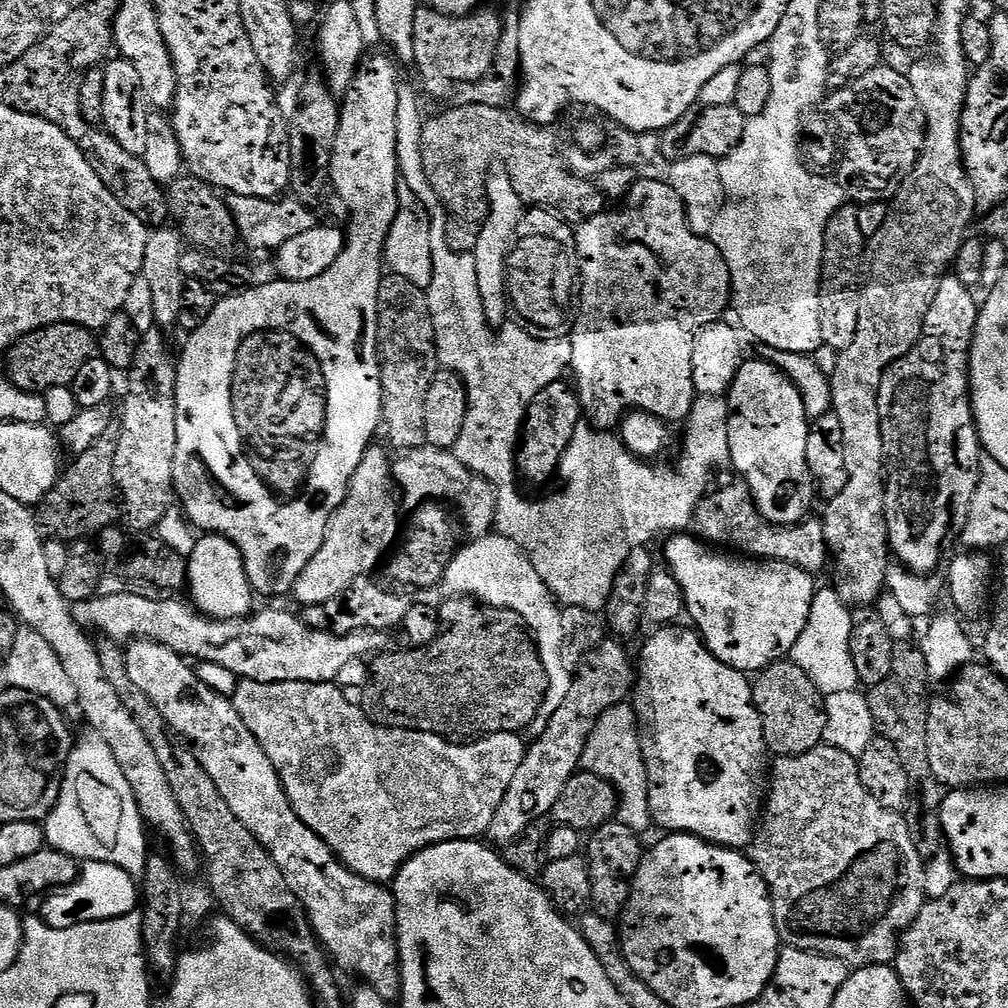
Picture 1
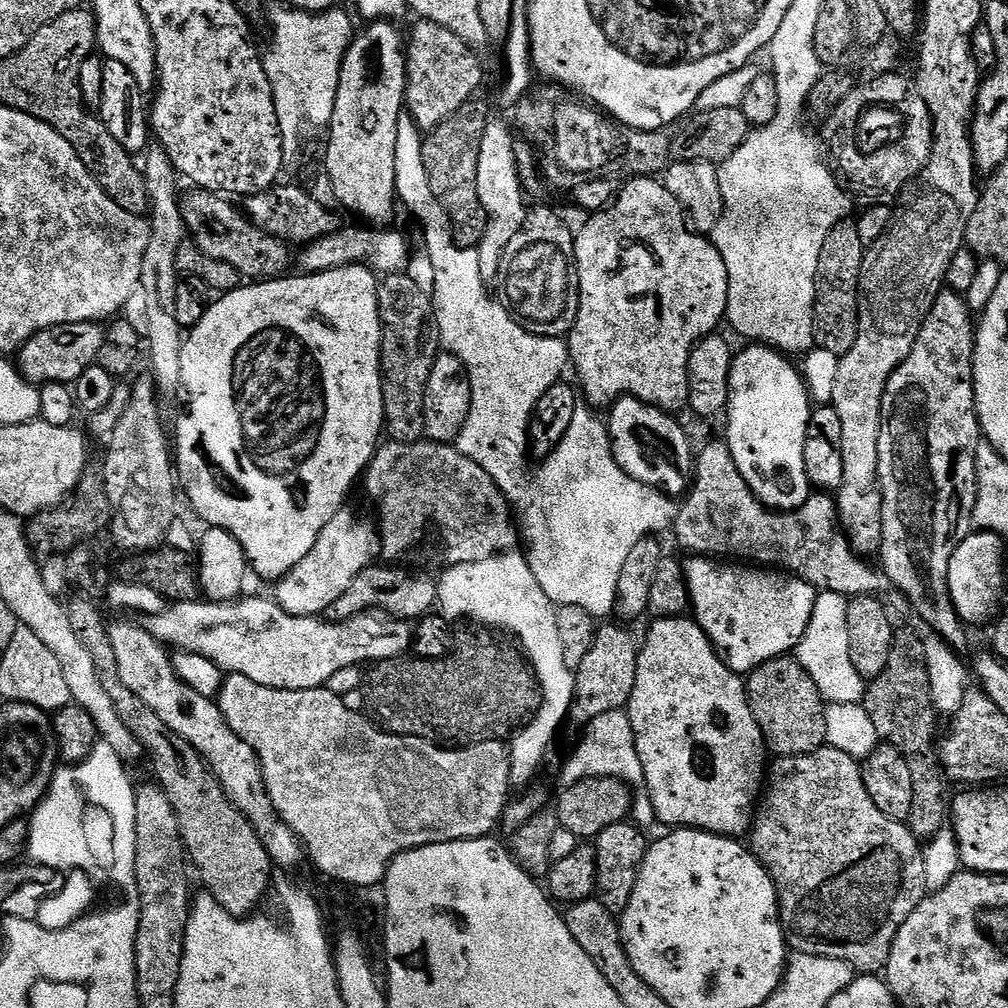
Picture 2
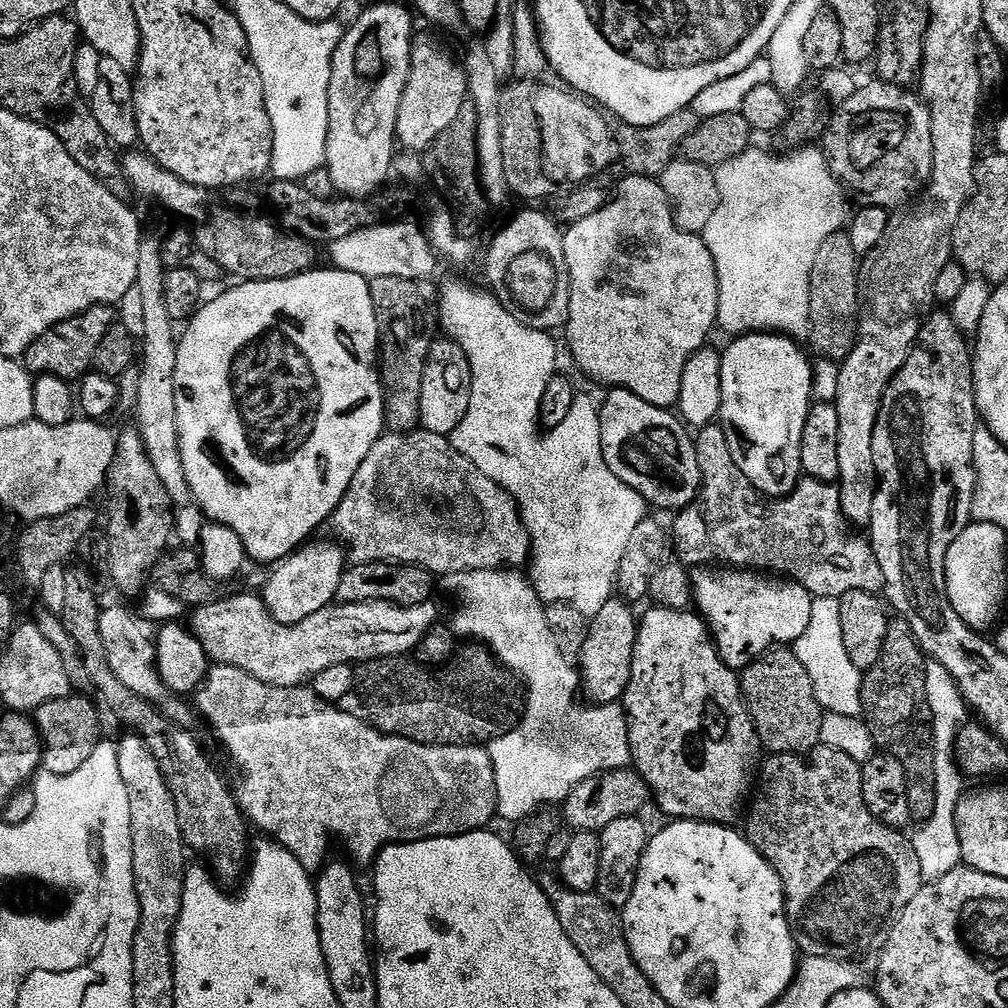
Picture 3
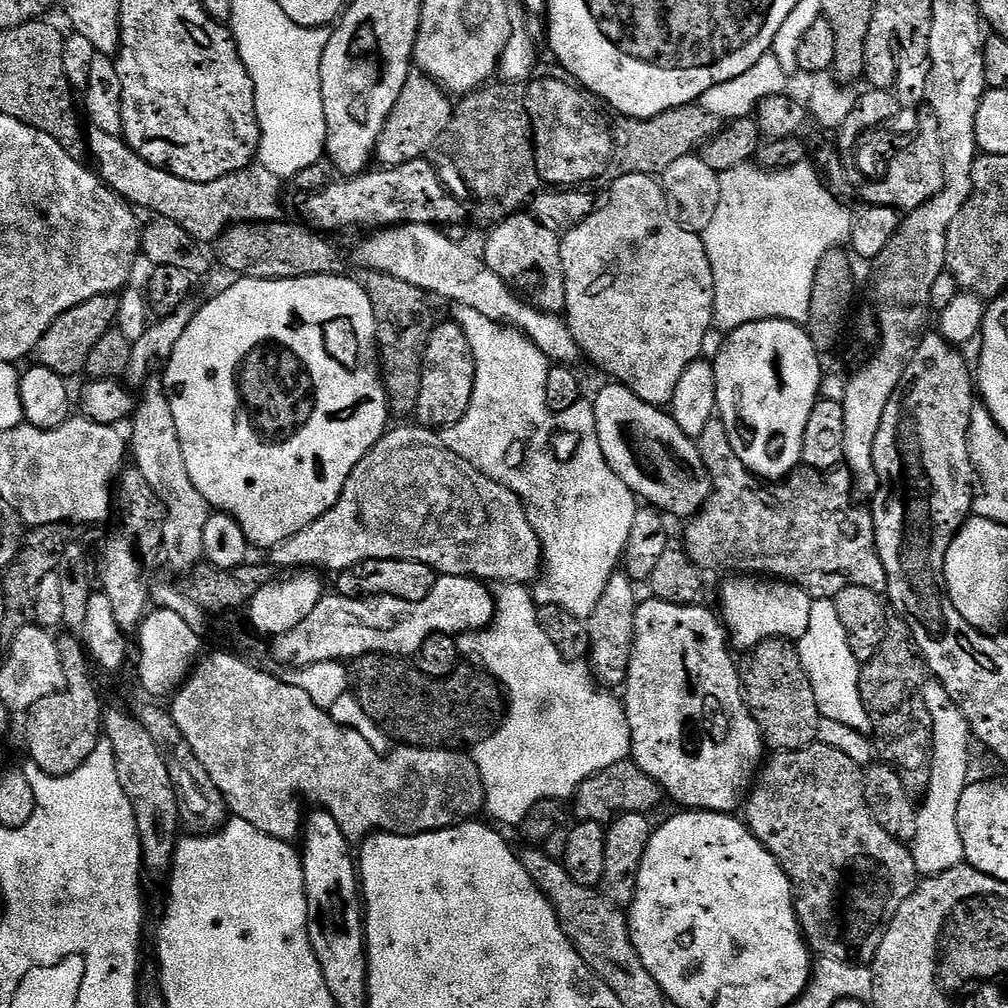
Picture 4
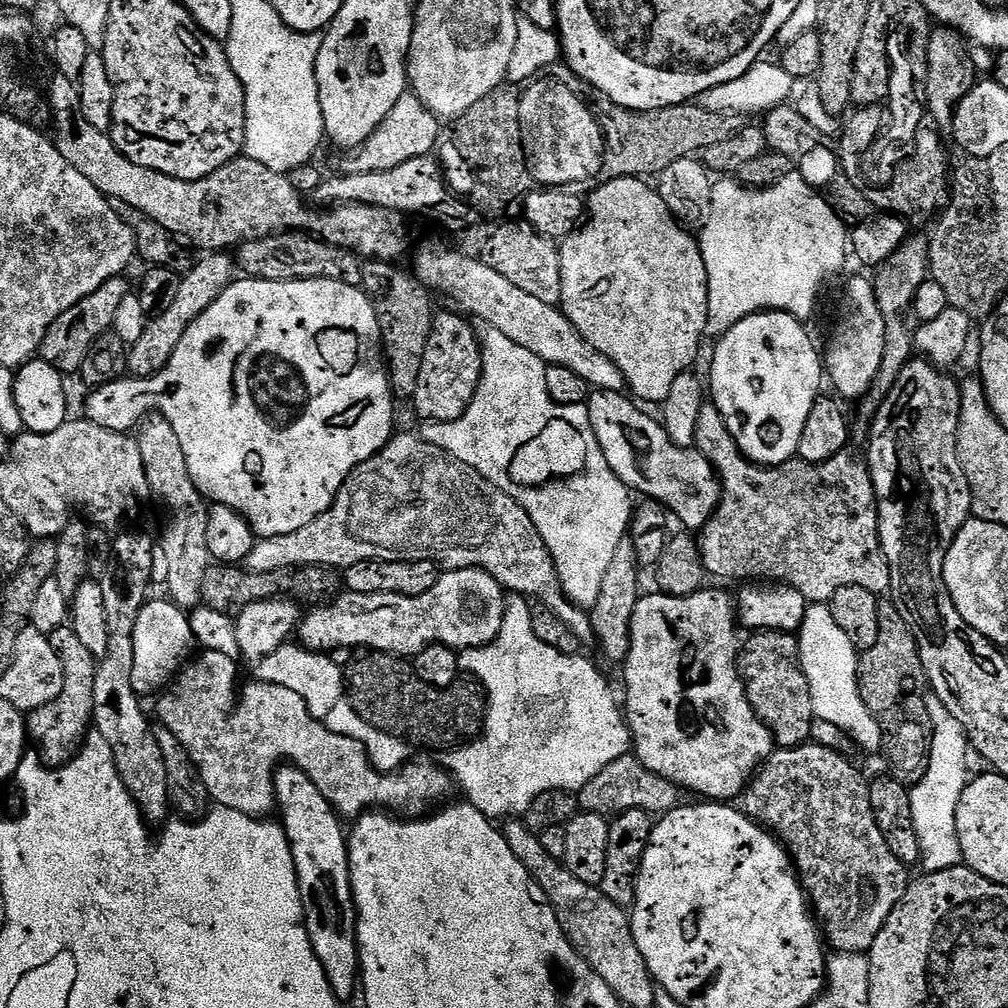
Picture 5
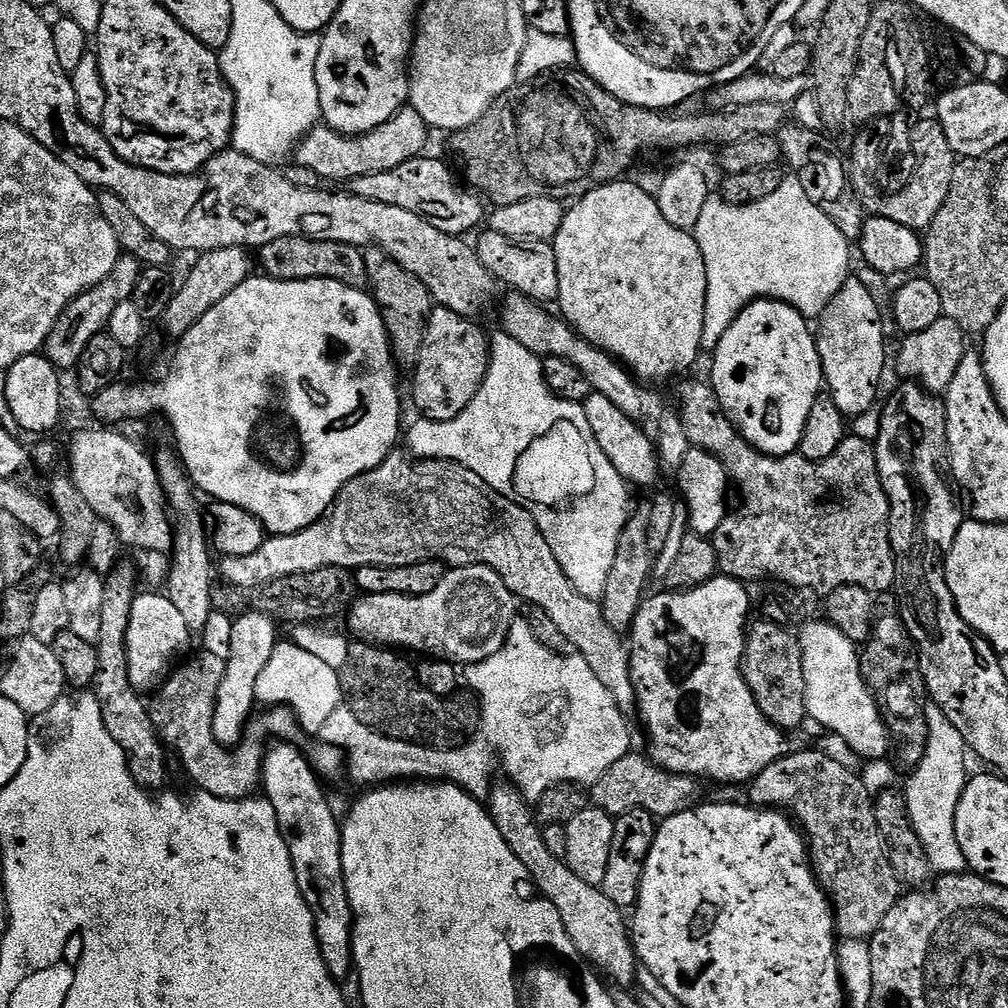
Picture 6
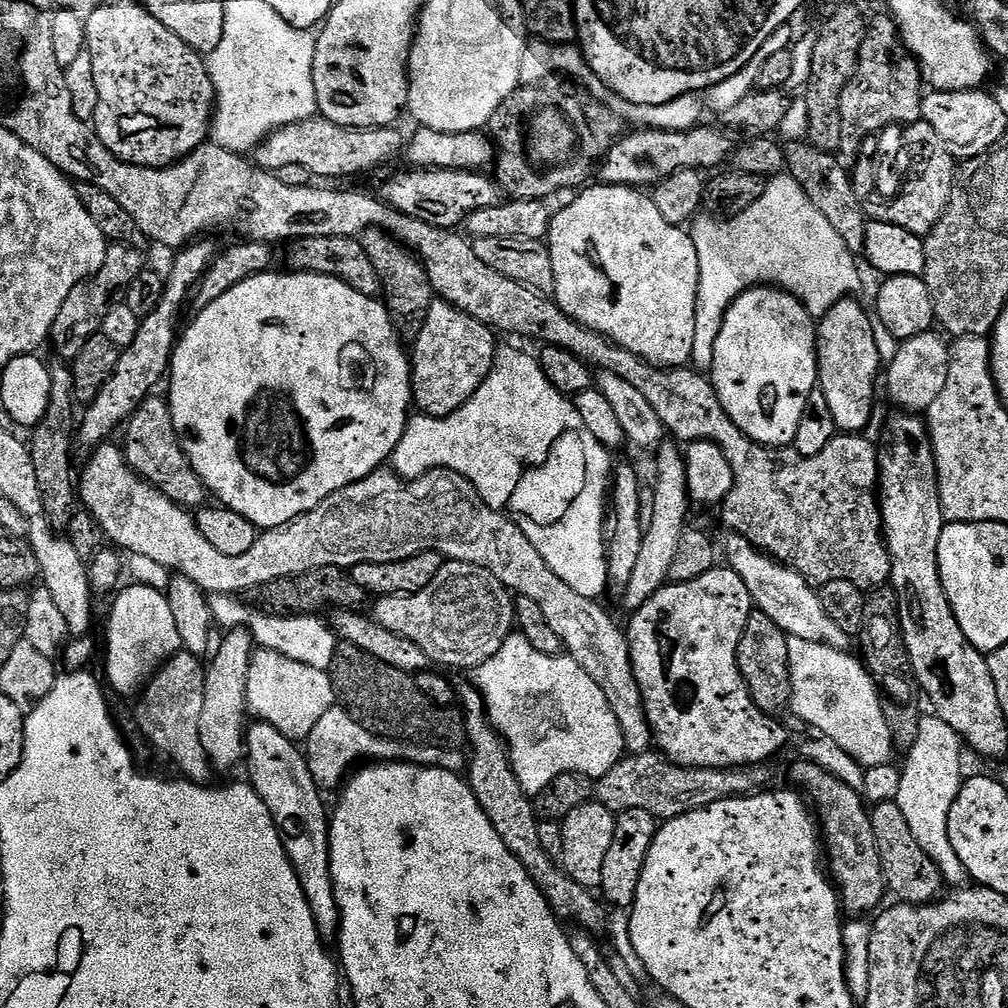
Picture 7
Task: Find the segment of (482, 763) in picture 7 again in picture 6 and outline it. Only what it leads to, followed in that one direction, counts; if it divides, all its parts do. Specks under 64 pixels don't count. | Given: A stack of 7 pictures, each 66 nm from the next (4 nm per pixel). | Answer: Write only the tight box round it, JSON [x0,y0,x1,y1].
[486,783,638,989]

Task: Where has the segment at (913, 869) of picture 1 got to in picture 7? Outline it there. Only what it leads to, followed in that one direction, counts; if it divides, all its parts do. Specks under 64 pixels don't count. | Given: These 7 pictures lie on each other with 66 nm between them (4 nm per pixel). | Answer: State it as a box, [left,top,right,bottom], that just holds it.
[792,760,886,918]

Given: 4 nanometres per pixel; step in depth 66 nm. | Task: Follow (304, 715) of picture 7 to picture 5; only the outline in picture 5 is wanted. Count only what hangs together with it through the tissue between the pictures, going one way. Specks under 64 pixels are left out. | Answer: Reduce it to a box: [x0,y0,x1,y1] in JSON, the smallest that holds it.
[255,644,345,720]

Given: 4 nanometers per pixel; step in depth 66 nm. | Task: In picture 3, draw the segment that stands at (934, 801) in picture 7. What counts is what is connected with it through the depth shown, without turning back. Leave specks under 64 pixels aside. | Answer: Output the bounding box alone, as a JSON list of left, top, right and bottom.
[911,662,970,881]

